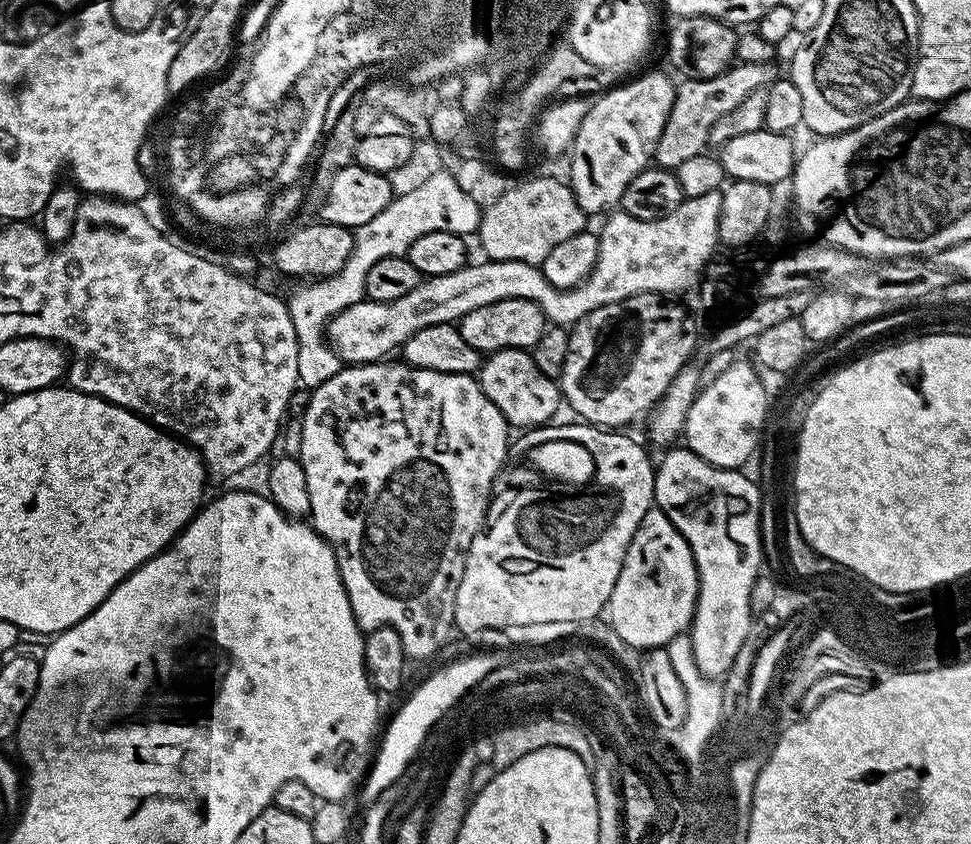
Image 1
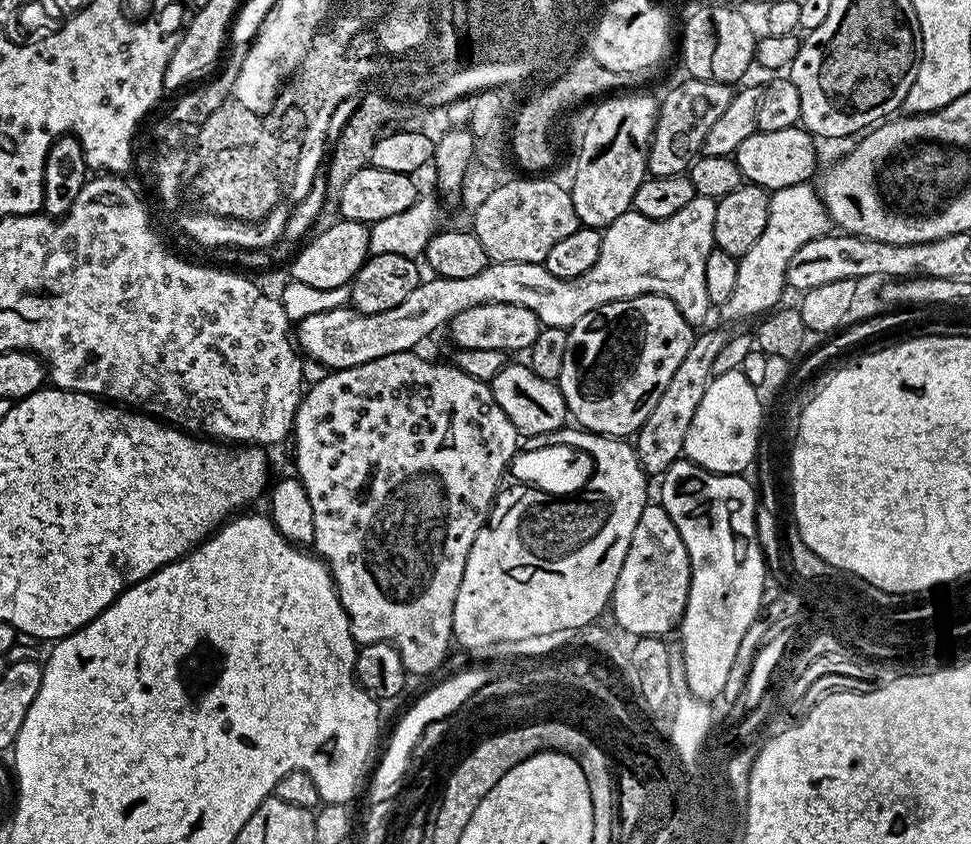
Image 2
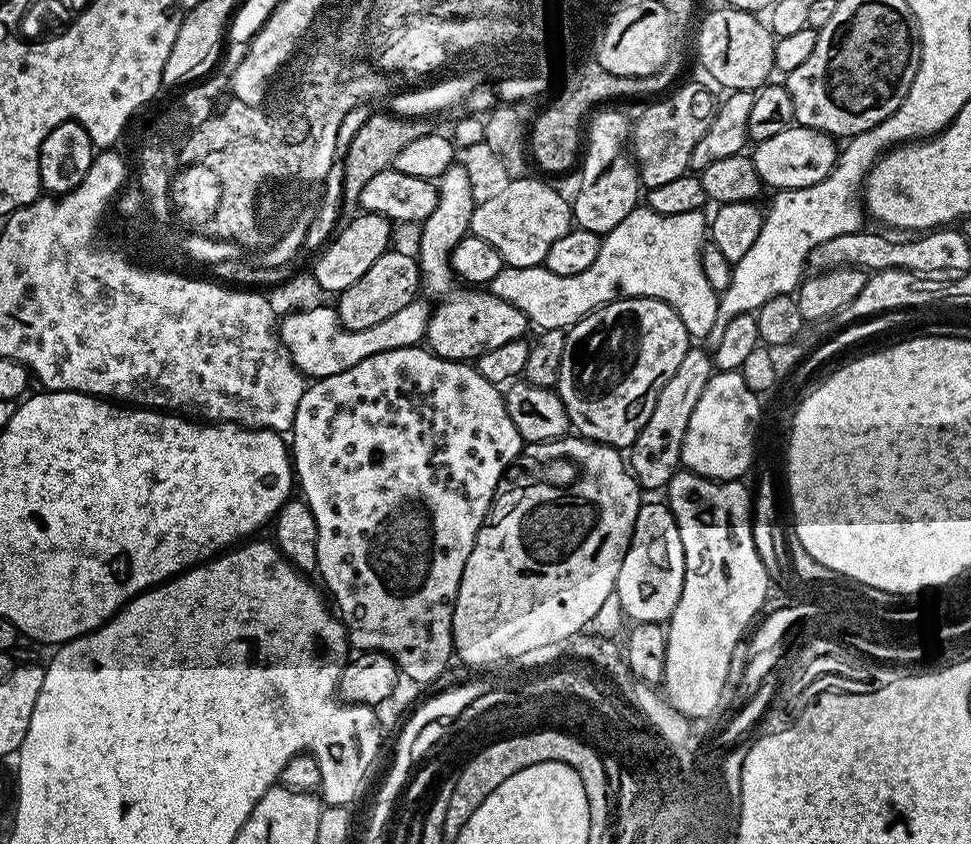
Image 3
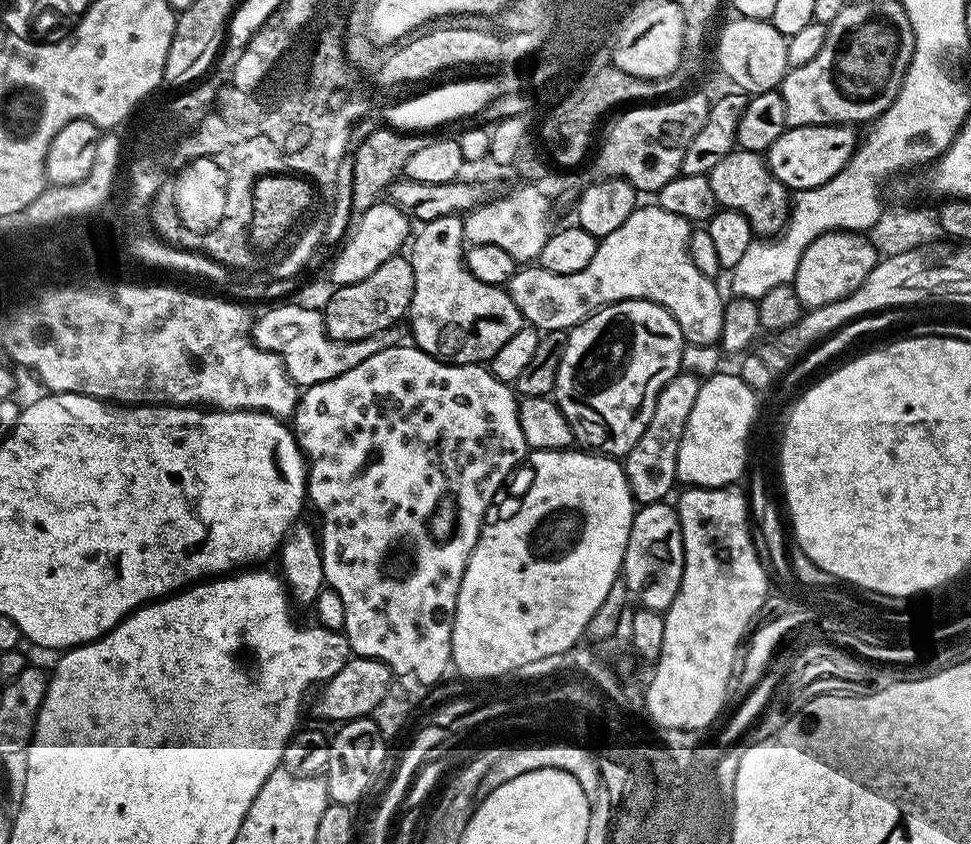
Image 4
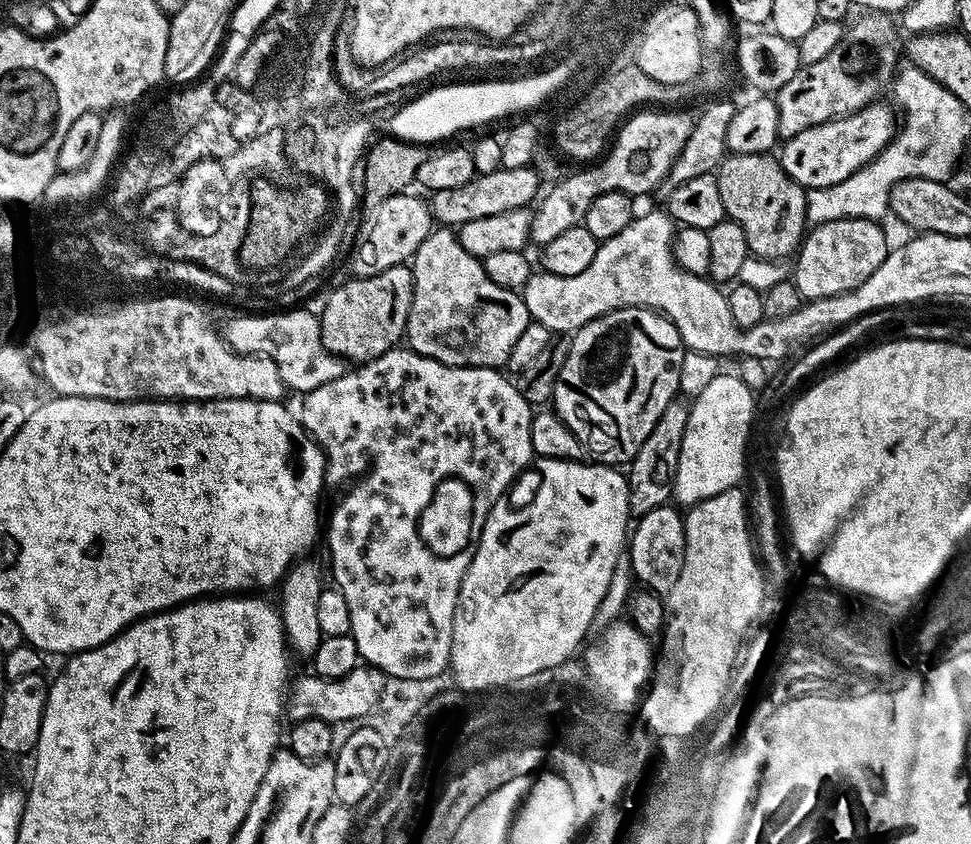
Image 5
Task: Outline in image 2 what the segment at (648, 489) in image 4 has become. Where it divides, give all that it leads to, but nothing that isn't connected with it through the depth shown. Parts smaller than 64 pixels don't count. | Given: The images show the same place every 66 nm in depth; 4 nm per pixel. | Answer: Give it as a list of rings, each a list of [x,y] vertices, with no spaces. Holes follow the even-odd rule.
[[[712,328],[701,336],[699,333],[693,339],[690,350],[686,350],[686,358],[682,358],[678,370],[674,370],[674,378],[666,382],[662,398],[658,398],[654,410],[650,410],[650,418],[642,422],[640,431],[634,436],[636,457],[645,475],[658,478],[674,461],[681,459],[686,442],[686,430],[690,430],[690,422],[694,422],[694,413],[702,403],[702,394],[706,394],[706,386],[713,377],[714,358],[718,358],[718,350],[722,350],[722,346],[726,346],[726,342],[730,342],[733,335],[733,329]]]

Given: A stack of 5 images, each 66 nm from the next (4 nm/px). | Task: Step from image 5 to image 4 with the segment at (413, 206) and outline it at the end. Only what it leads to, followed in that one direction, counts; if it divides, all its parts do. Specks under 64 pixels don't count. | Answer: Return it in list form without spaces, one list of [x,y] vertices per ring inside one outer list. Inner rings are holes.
[[[377,202],[367,205],[361,212],[364,213],[360,217],[359,215],[355,217],[350,231],[339,245],[340,253],[332,260],[330,279],[337,286],[362,282],[362,278],[370,278],[370,274],[374,274],[374,270],[378,270],[382,262],[397,255],[403,249],[400,248],[403,244],[405,247],[410,236],[409,217],[405,216],[404,211],[397,204]]]

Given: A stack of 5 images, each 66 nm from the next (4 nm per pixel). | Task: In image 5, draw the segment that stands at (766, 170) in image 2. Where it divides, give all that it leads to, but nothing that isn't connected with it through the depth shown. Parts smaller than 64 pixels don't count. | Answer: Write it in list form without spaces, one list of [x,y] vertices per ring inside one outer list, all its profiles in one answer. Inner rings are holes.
[[[884,103],[868,104],[849,116],[837,116],[834,120],[827,120],[818,126],[802,130],[802,134],[787,137],[783,141],[784,149],[782,144],[778,152],[782,170],[786,170],[786,174],[790,174],[790,178],[805,190],[834,186],[850,178],[850,174],[869,164],[896,134],[897,113],[891,103],[890,105]]]

